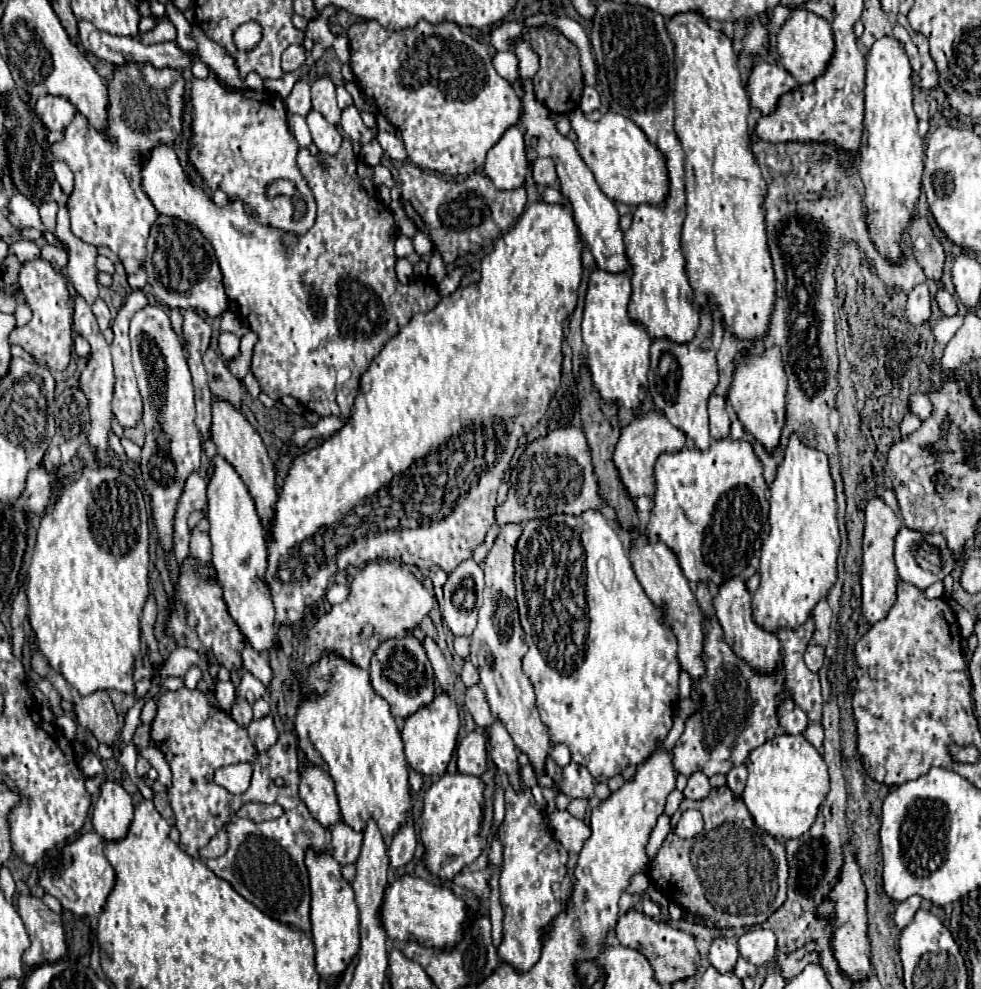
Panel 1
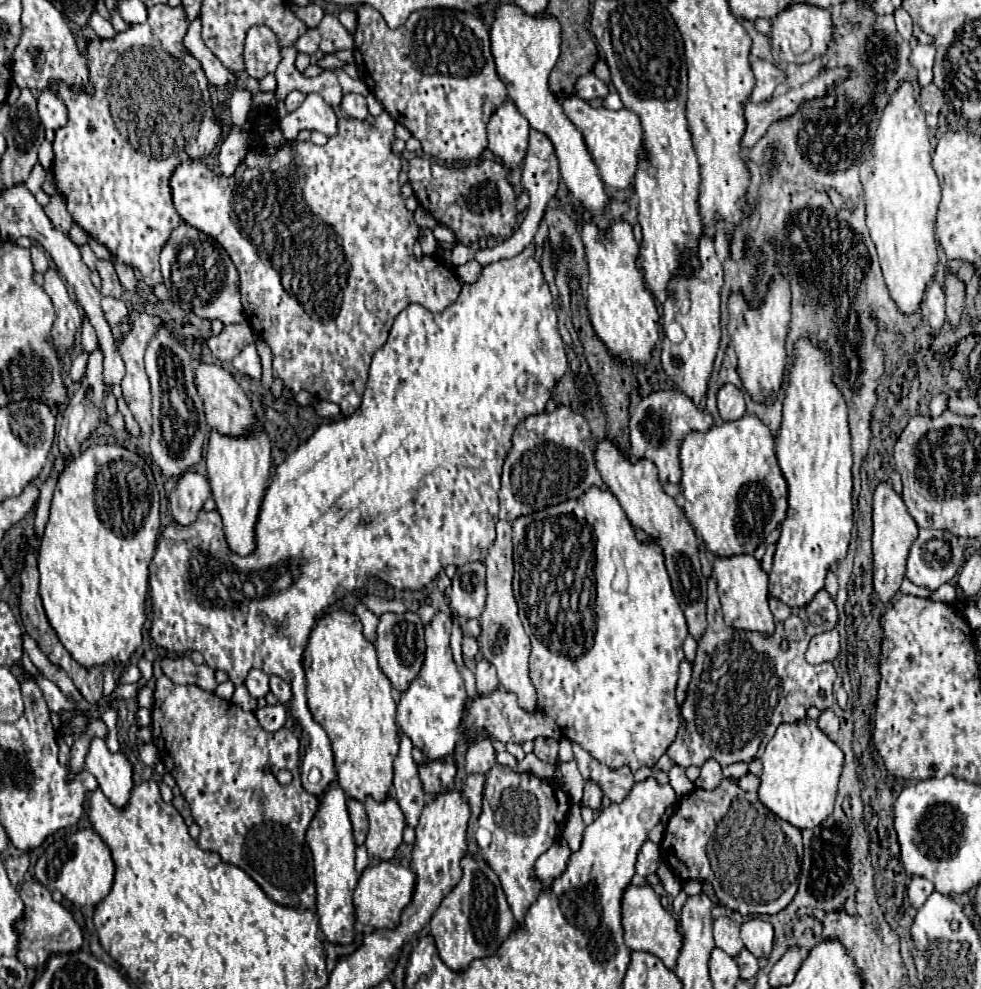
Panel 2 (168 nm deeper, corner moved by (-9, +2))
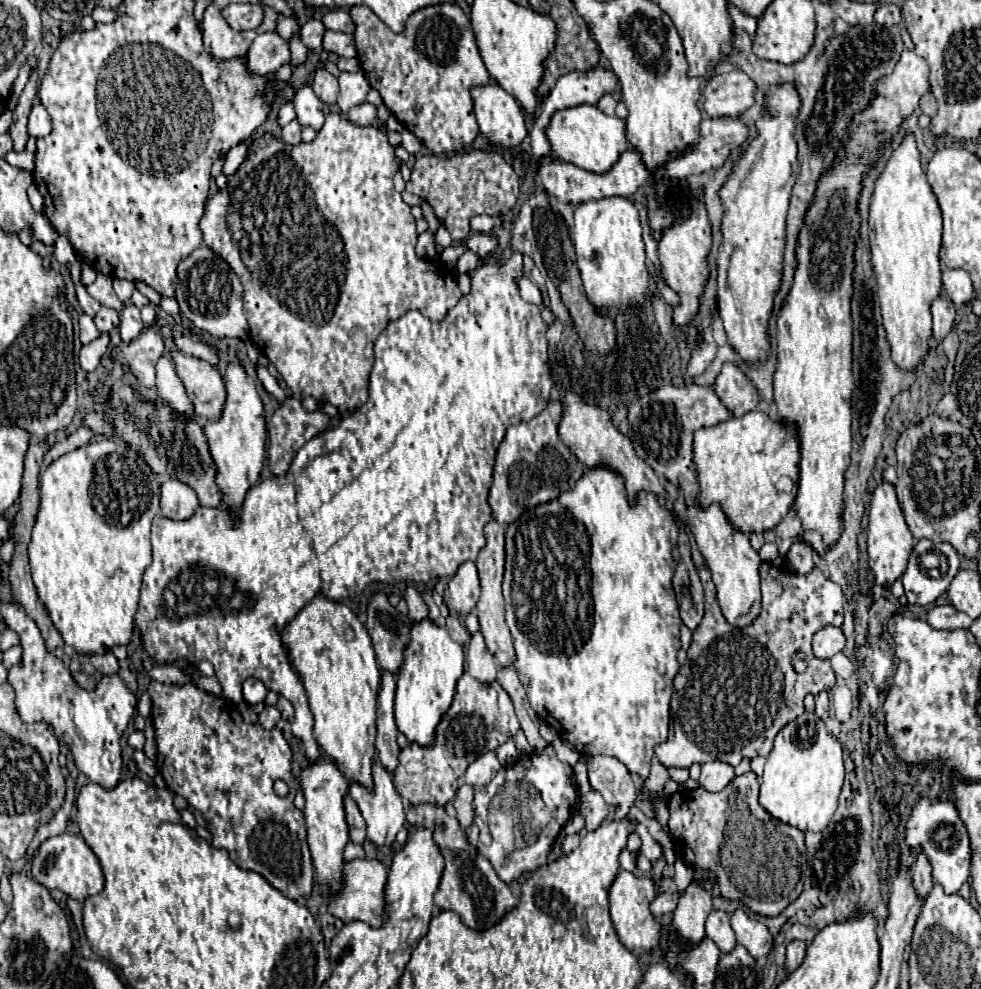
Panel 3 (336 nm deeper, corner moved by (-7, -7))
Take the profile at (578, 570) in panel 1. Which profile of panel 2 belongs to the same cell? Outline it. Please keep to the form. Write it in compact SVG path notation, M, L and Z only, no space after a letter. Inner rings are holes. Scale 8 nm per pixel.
M589 487L589 491L581 495L581 499L569 499L565 503L535 511L531 515L517 517L513 521L513 561L513 593L519 607L519 619L533 647L529 657L529 675L531 683L537 689L537 707L541 707L545 715L553 717L555 723L563 727L563 731L573 729L573 741L611 769L619 769L621 765L629 765L631 771L637 771L643 765L655 767L659 757L673 743L679 729L679 707L675 701L675 687L679 677L679 663L685 659L683 639L687 637L685 615L673 595L661 547L657 543L647 545L635 537L633 525L629 523L617 497L607 487Z

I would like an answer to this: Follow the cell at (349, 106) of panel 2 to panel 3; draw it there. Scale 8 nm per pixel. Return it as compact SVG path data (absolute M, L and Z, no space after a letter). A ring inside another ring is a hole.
M341 72L339 76L339 86L341 86L341 94L339 94L339 108L343 114L347 114L353 106L363 104L365 94L371 90L367 78L363 76L363 72L355 72L355 74L347 74Z

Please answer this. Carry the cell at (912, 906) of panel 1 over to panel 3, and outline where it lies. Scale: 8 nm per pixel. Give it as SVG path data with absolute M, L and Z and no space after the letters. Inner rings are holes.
M923 852L917 856L915 864L911 866L911 880L919 900L925 900L933 888L933 880L931 880L931 866L927 864L927 858L923 856Z

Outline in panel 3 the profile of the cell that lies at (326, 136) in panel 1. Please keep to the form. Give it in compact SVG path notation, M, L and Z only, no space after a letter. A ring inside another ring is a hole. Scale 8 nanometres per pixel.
M303 86L295 100L293 100L297 120L301 126L311 126L313 130L319 130L325 122L325 104L313 94L309 86Z

